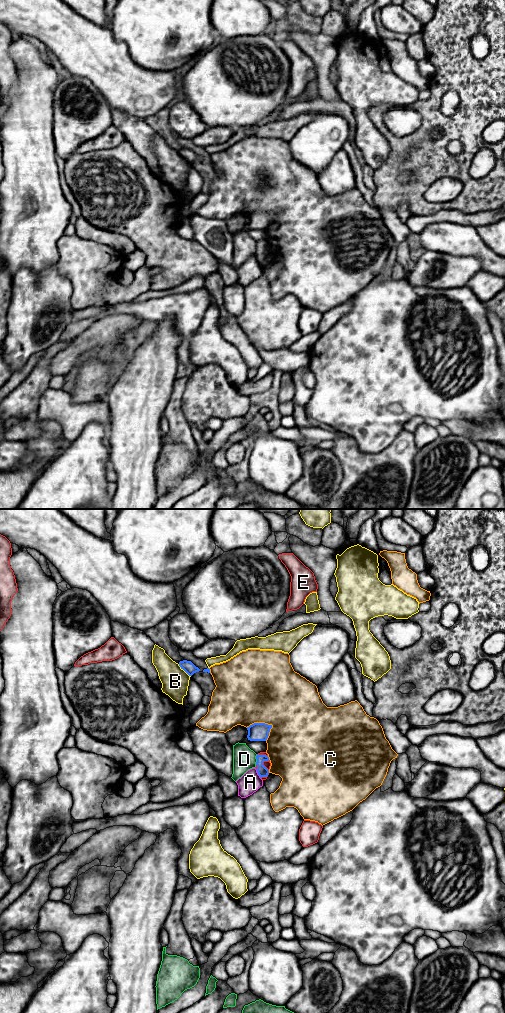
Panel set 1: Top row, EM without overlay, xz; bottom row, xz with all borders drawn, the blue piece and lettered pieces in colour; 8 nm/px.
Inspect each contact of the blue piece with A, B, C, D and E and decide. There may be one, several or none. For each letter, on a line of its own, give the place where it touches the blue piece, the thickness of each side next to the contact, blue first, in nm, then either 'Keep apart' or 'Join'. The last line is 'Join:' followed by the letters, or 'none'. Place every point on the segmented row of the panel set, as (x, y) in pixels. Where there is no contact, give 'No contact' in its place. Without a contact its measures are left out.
A: Touches blue at xz (258, 774). Thickness 90 nm (blue) against 170 nm. Keep apart
B: Touches blue at xz (184, 670). Thickness 90 nm (blue) against 220 nm. Keep apart
C: Touches blue at xz (259, 723). Thickness 140 nm (blue) against 500 nm. Keep apart
D: Touches blue at xz (256, 758). Thickness 90 nm (blue) against 190 nm. Keep apart
E: Touches blue at xz (263, 765). Thickness 90 nm (blue) against 60 nm. Keep apart
Join: none

